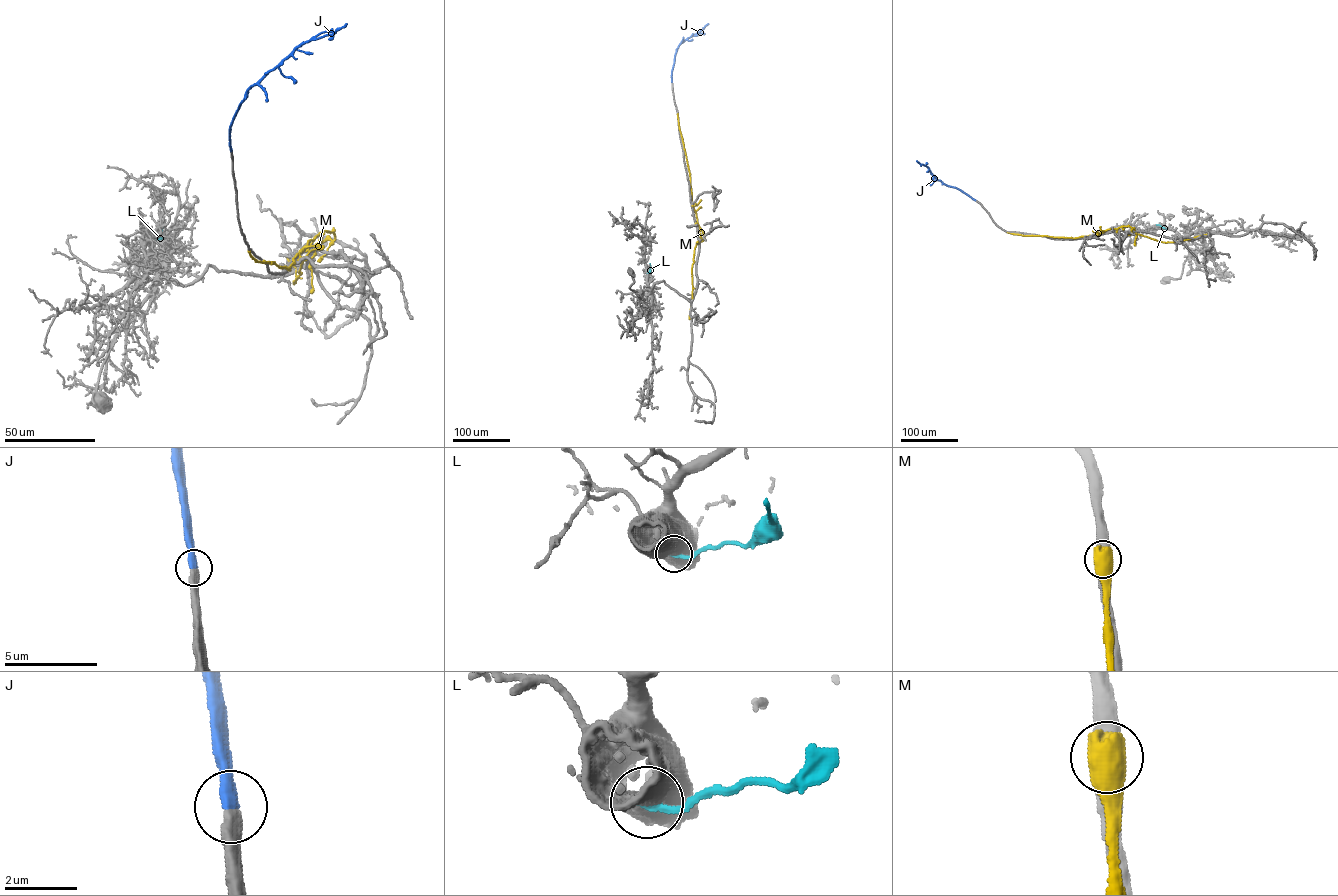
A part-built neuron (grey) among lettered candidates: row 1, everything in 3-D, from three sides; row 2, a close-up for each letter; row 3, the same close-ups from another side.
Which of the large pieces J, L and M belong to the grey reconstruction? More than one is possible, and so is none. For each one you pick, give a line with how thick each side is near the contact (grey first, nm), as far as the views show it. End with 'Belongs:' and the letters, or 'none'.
J: calibres 600 and 550 nm
Belongs: J

